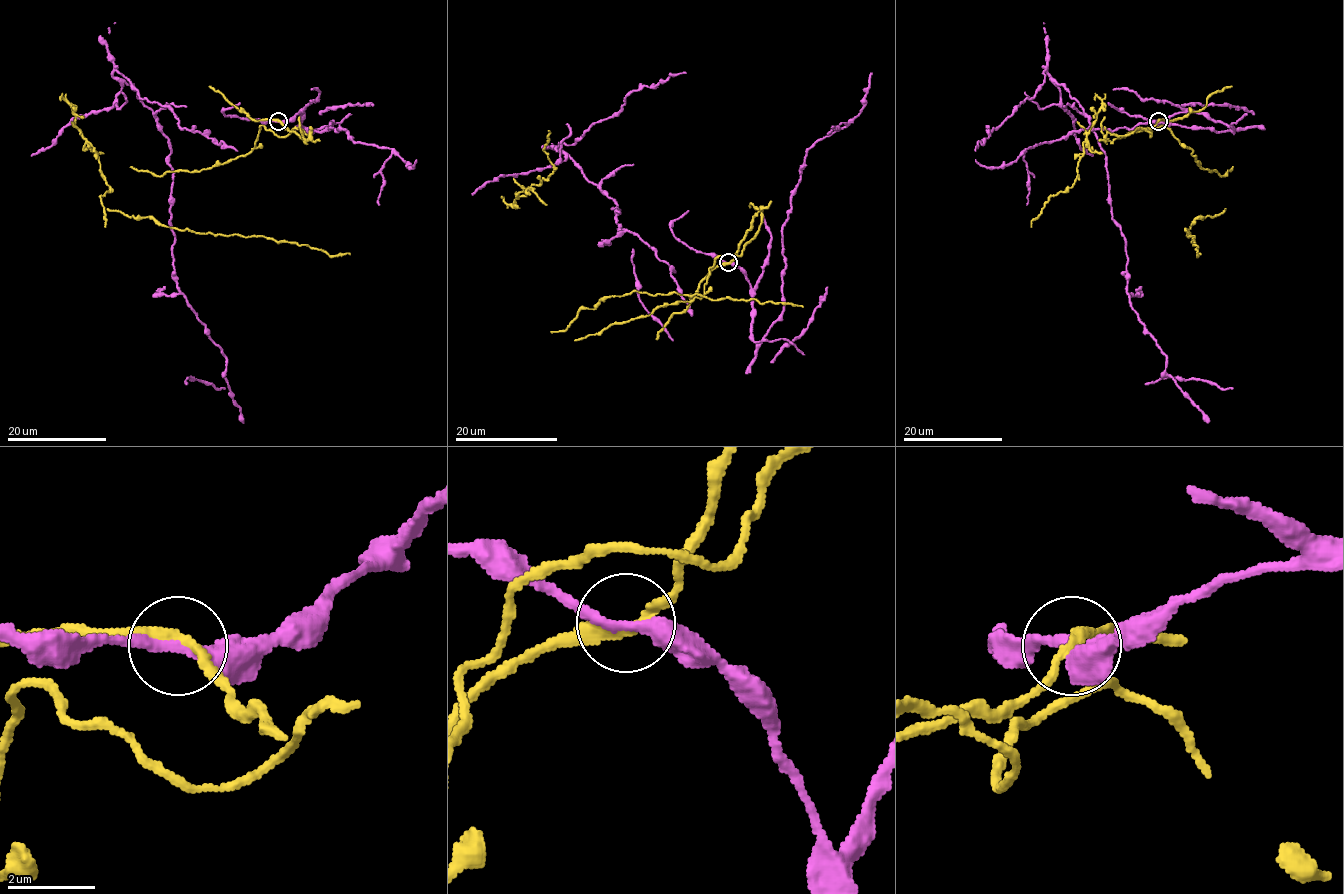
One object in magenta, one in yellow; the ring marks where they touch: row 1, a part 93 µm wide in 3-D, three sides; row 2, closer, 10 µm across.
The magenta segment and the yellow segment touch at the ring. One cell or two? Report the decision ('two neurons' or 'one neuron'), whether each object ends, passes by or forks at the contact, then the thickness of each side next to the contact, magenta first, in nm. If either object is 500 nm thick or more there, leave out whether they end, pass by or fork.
two neurons; magenta passes by; yellow passes by; 280 nm thick on the magenta side, 260 nm on the other

